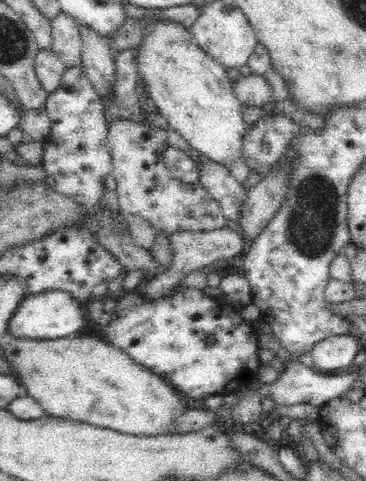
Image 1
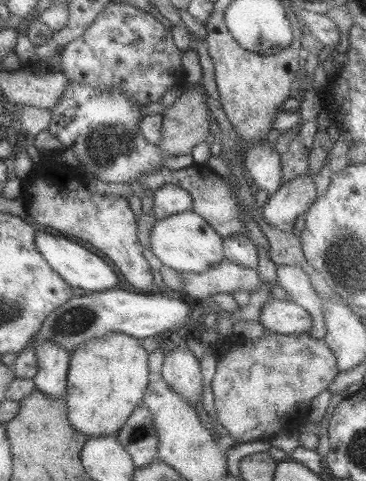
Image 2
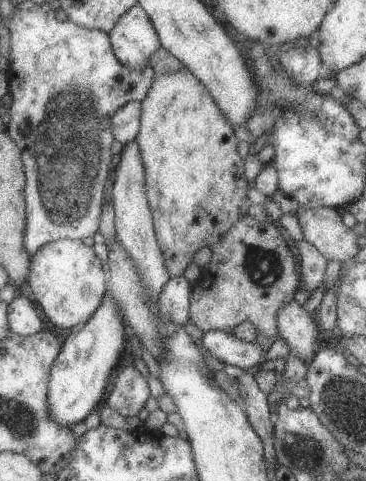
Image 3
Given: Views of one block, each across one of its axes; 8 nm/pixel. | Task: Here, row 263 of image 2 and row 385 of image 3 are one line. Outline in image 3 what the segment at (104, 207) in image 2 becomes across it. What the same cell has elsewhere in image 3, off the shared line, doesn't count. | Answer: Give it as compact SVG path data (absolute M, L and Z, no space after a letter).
M119 362L115 370L117 374L113 378L109 396L105 398L105 404L113 414L135 418L135 414L143 408L143 402L151 396L149 388L131 362Z

